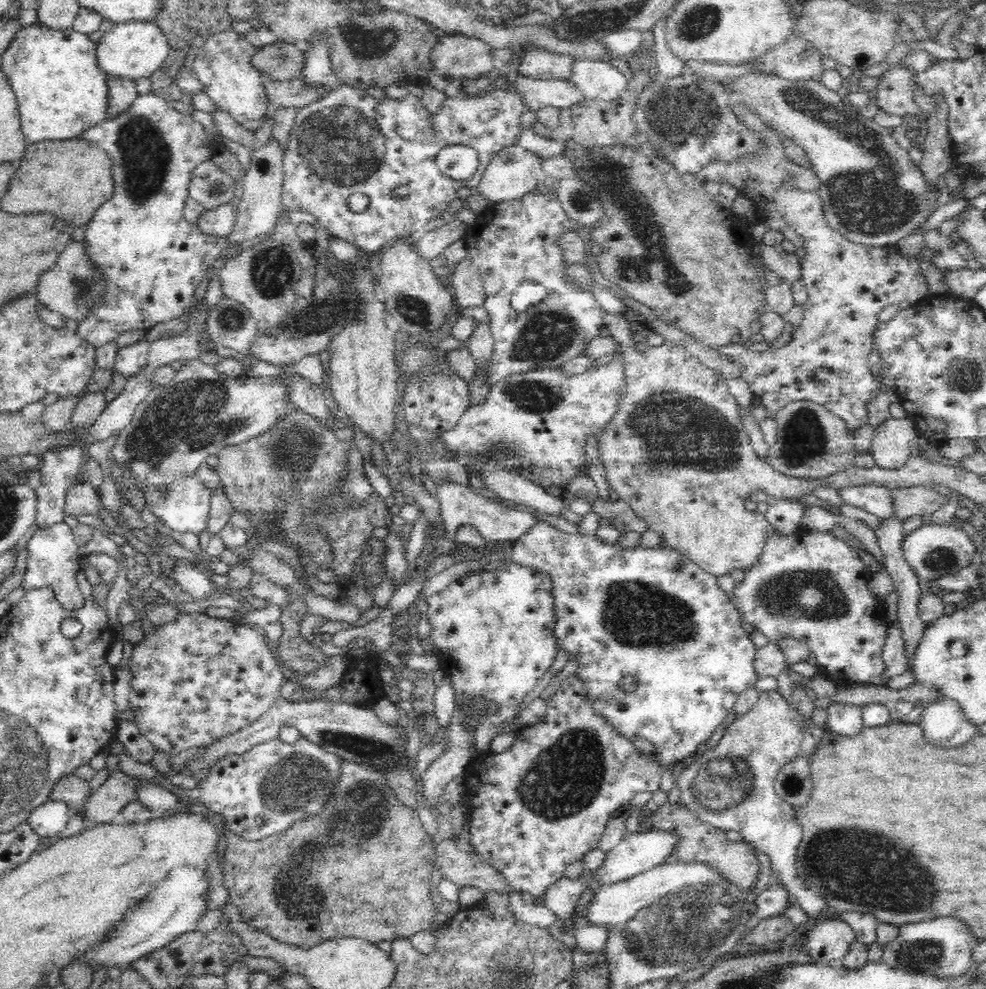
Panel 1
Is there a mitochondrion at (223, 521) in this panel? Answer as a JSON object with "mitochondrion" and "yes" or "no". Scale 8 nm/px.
{"mitochondrion":"no"}

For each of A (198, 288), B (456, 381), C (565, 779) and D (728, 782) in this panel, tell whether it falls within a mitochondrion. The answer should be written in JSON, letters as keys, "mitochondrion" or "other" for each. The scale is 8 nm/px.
{"A":"other","B":"other","C":"mitochondrion","D":"mitochondrion"}

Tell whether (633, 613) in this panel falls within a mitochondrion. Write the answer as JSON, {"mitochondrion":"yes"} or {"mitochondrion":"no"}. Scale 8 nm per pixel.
{"mitochondrion":"yes"}

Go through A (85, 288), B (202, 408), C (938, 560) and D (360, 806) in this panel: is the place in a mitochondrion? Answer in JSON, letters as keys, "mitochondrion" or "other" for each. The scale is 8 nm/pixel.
{"A":"mitochondrion","B":"mitochondrion","C":"mitochondrion","D":"mitochondrion"}

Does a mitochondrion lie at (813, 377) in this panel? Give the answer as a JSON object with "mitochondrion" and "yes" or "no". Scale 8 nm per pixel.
{"mitochondrion":"no"}

